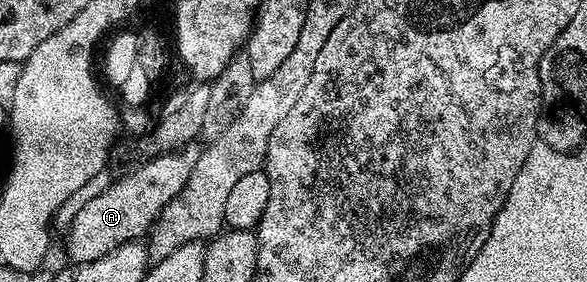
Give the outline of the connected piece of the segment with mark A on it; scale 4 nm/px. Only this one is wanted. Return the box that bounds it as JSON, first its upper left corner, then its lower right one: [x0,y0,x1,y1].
[66,142,200,264]

